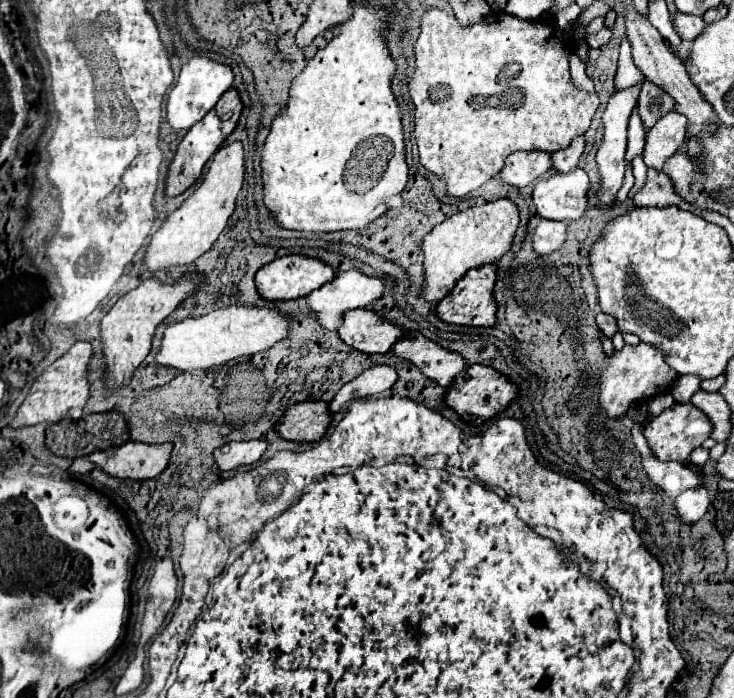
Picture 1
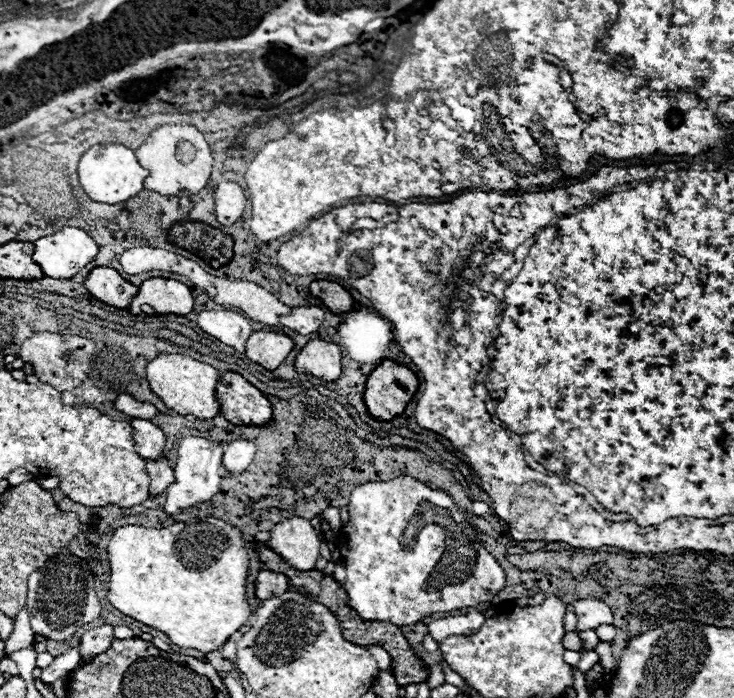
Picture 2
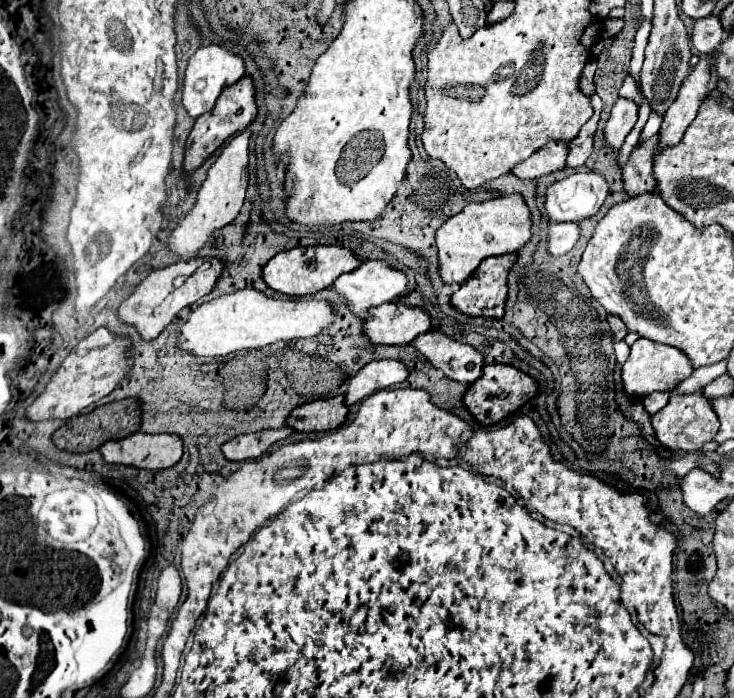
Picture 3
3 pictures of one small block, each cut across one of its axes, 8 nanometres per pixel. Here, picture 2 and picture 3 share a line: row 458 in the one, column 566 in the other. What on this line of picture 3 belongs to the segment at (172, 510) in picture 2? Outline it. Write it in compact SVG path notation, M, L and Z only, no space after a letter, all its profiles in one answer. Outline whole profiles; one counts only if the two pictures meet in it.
M574 172L546 188L544 208L554 222L592 218L608 196L606 180L596 172Z

